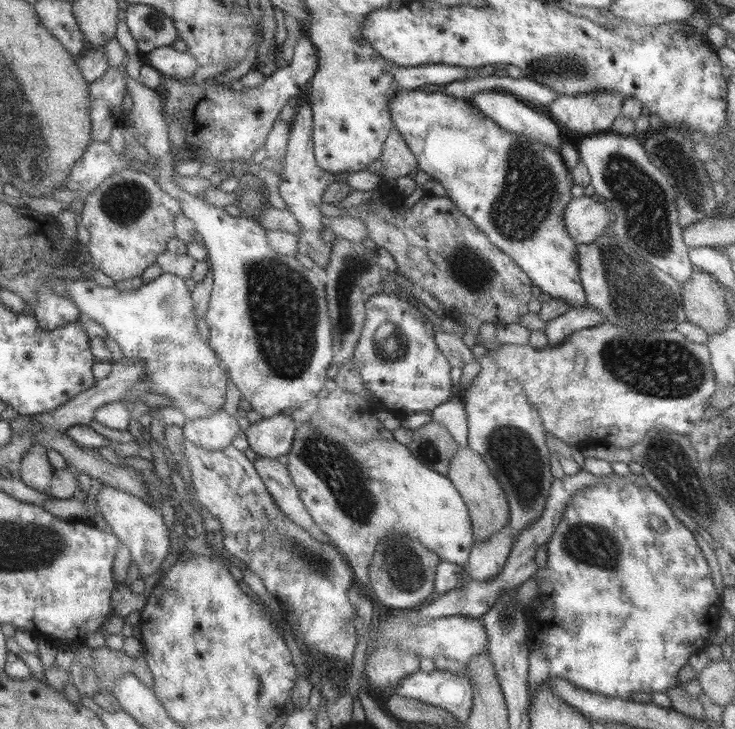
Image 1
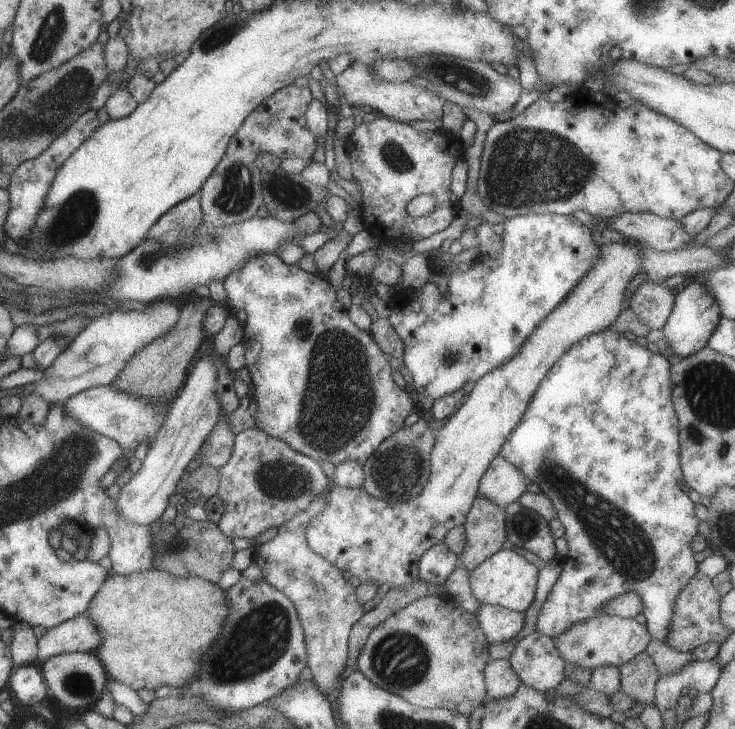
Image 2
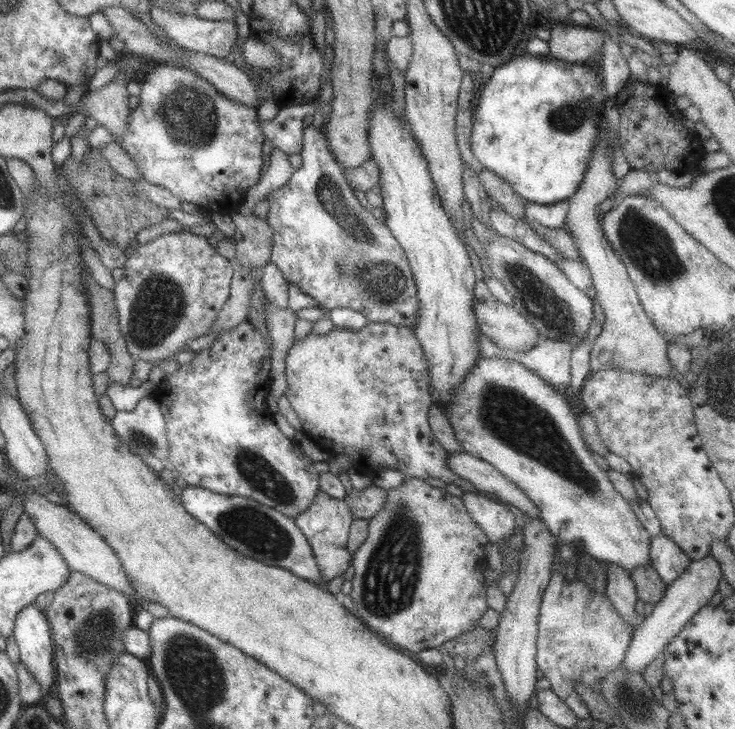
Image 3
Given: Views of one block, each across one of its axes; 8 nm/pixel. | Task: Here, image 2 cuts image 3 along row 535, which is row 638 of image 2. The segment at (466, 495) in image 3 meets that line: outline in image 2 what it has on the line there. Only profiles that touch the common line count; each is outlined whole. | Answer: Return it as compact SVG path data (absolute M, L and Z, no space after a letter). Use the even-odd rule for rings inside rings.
M481 605L475 618L489 644L507 642L523 627L524 612L493 605Z

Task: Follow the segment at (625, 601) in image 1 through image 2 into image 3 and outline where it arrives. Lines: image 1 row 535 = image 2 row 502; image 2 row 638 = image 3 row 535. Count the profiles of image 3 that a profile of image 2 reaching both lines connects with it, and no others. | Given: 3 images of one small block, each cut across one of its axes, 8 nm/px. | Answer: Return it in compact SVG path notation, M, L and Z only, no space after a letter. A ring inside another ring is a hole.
M663 533L650 537L650 565L659 579L669 585L687 568L691 559Z

